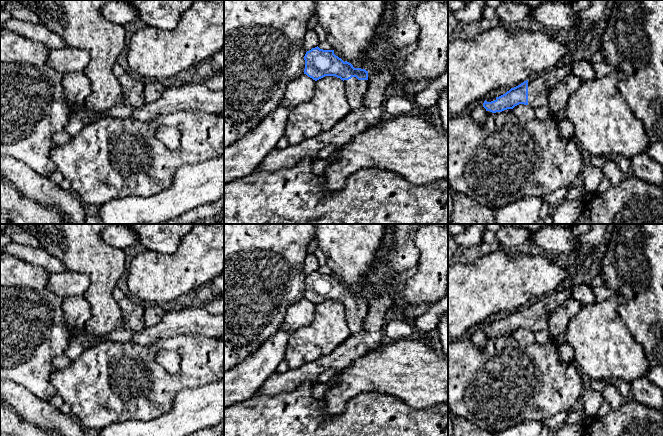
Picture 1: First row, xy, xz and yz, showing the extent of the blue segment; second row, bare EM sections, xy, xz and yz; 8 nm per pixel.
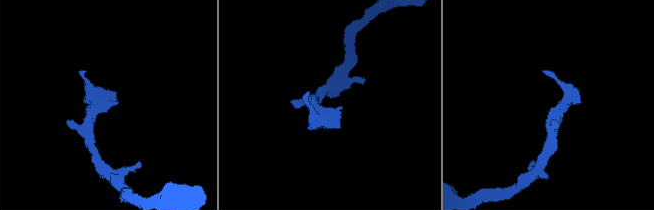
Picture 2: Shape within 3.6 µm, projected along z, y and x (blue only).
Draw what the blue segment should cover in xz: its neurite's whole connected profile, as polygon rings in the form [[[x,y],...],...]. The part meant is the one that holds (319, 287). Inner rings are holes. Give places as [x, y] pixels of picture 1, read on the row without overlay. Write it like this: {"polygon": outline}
{"polygon": [[[318,270],[307,275],[304,298],[317,305],[325,300],[335,300],[344,305],[351,334],[359,333],[368,314],[368,295],[353,289],[334,278],[334,274],[323,274]]]}

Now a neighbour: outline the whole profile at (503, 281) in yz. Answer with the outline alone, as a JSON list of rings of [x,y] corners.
[[[501,248],[471,264],[448,266],[448,341],[456,340],[499,312],[514,312],[526,304],[562,287],[572,275],[564,258],[554,263],[543,255],[525,254]]]

